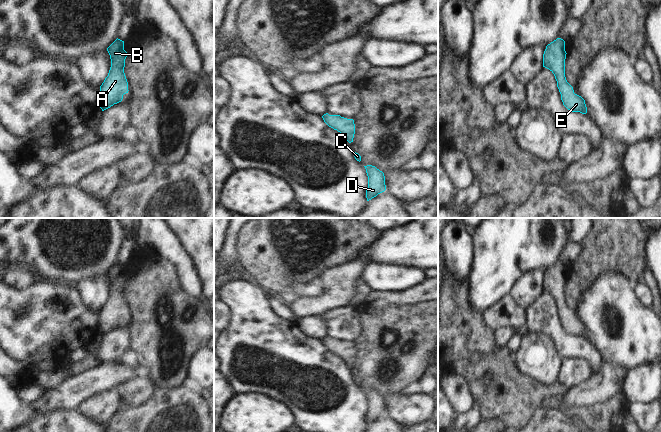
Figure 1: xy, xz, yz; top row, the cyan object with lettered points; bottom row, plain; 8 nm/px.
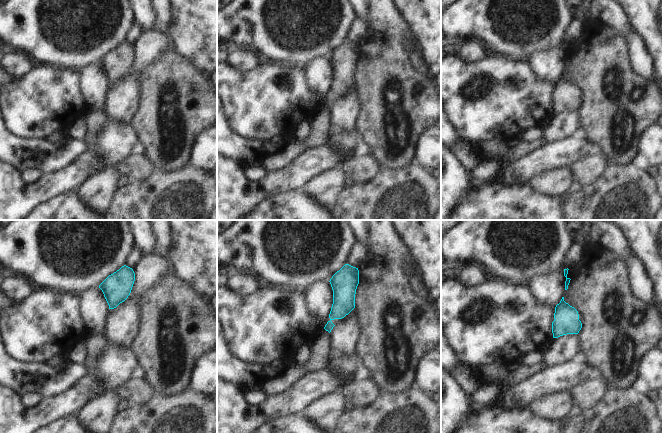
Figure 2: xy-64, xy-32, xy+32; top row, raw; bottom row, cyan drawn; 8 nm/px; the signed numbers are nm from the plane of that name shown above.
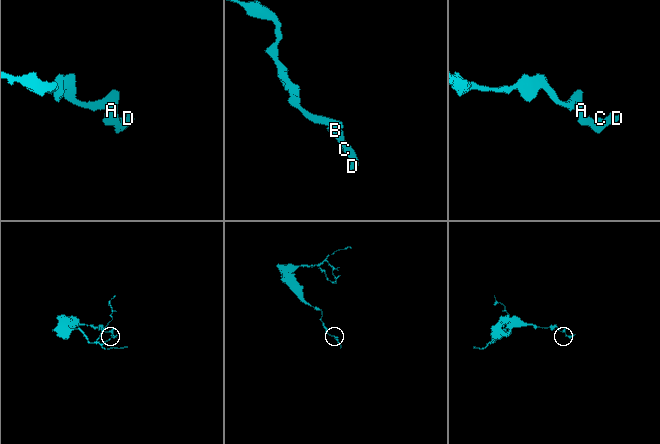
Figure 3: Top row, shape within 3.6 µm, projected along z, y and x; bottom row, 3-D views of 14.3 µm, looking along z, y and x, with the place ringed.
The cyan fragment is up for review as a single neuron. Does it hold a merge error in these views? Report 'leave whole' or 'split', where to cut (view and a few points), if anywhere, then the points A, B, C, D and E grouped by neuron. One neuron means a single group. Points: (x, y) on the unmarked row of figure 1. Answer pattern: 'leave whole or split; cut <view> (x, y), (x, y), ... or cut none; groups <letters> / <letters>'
leave whole; cut none; groups A B C D E

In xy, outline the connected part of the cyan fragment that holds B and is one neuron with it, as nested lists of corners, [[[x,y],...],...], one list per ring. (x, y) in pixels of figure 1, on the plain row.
[[[116,263],[107,275],[111,283],[108,300],[100,310],[101,318],[98,328],[102,335],[122,325],[123,319],[128,317],[128,306],[124,297],[127,276],[124,274],[124,265]]]

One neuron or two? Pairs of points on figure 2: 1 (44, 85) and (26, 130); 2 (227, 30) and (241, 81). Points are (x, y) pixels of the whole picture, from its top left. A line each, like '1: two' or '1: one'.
1: one
2: two

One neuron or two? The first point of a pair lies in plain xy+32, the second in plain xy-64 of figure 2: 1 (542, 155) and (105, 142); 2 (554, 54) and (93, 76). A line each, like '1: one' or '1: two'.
1: two
2: one

